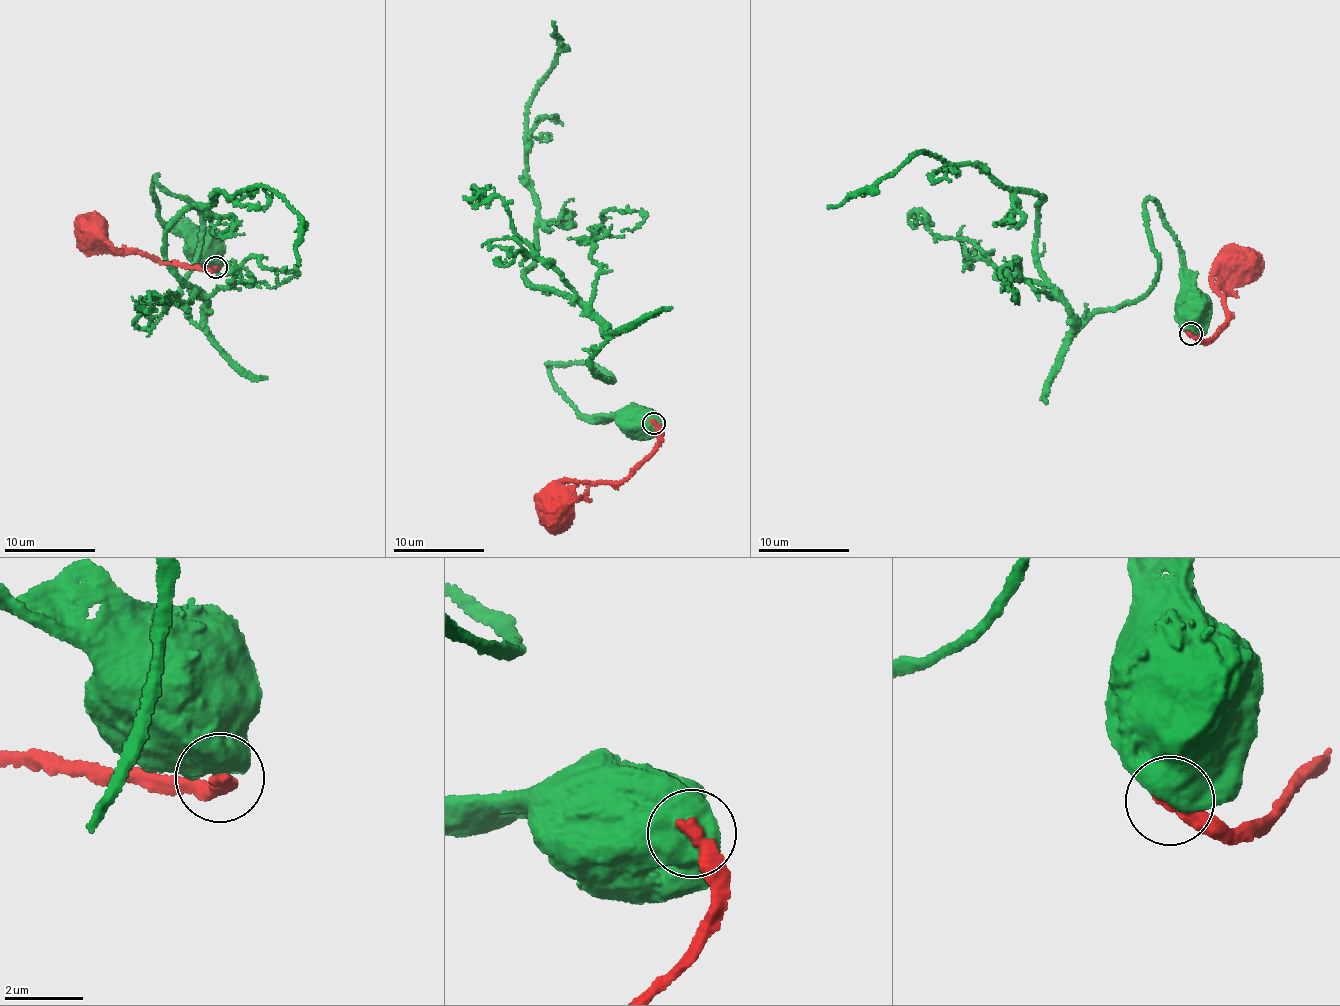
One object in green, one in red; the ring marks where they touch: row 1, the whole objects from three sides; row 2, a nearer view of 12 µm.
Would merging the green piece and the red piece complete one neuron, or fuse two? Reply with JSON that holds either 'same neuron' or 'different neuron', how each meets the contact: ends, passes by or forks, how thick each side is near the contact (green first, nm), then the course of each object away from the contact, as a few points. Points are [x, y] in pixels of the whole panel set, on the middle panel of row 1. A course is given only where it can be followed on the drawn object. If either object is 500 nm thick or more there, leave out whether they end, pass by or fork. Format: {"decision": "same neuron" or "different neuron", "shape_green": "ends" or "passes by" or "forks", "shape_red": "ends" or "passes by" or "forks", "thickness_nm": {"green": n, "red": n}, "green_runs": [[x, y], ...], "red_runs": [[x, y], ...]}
{"decision": "different neuron", "thickness_nm": {"green": 950, "red": 400}, "green_runs": [[654, 422], [634, 408], [629, 412], [633, 417]], "red_runs": [[655, 423], [658, 443], [626, 477], [589, 485], [560, 505], [555, 513]]}

